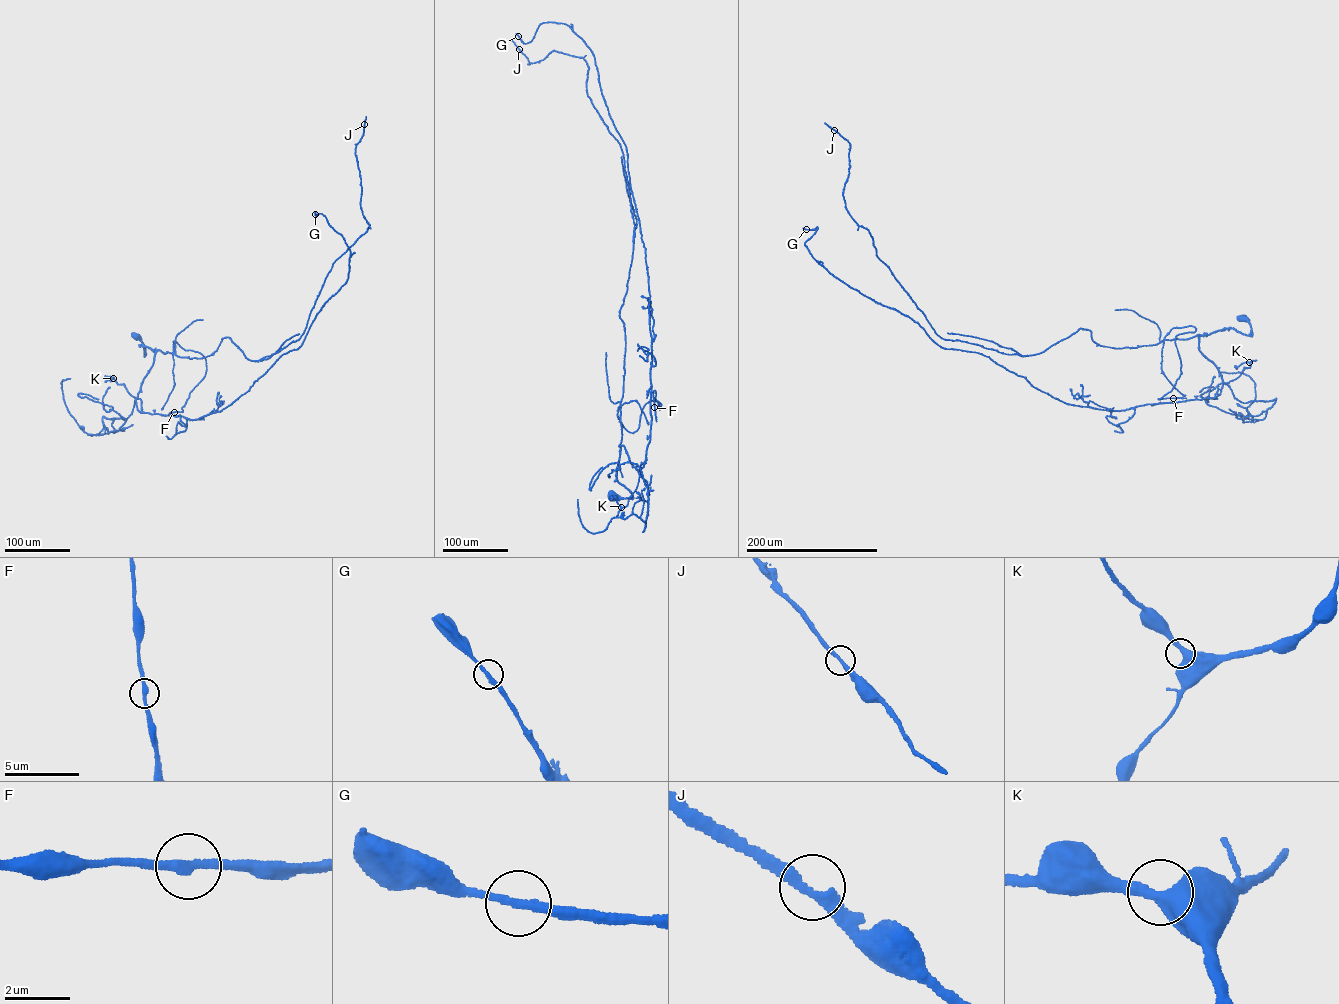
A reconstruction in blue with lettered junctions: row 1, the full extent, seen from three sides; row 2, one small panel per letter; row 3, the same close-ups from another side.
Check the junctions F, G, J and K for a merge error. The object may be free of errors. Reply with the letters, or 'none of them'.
none of them

